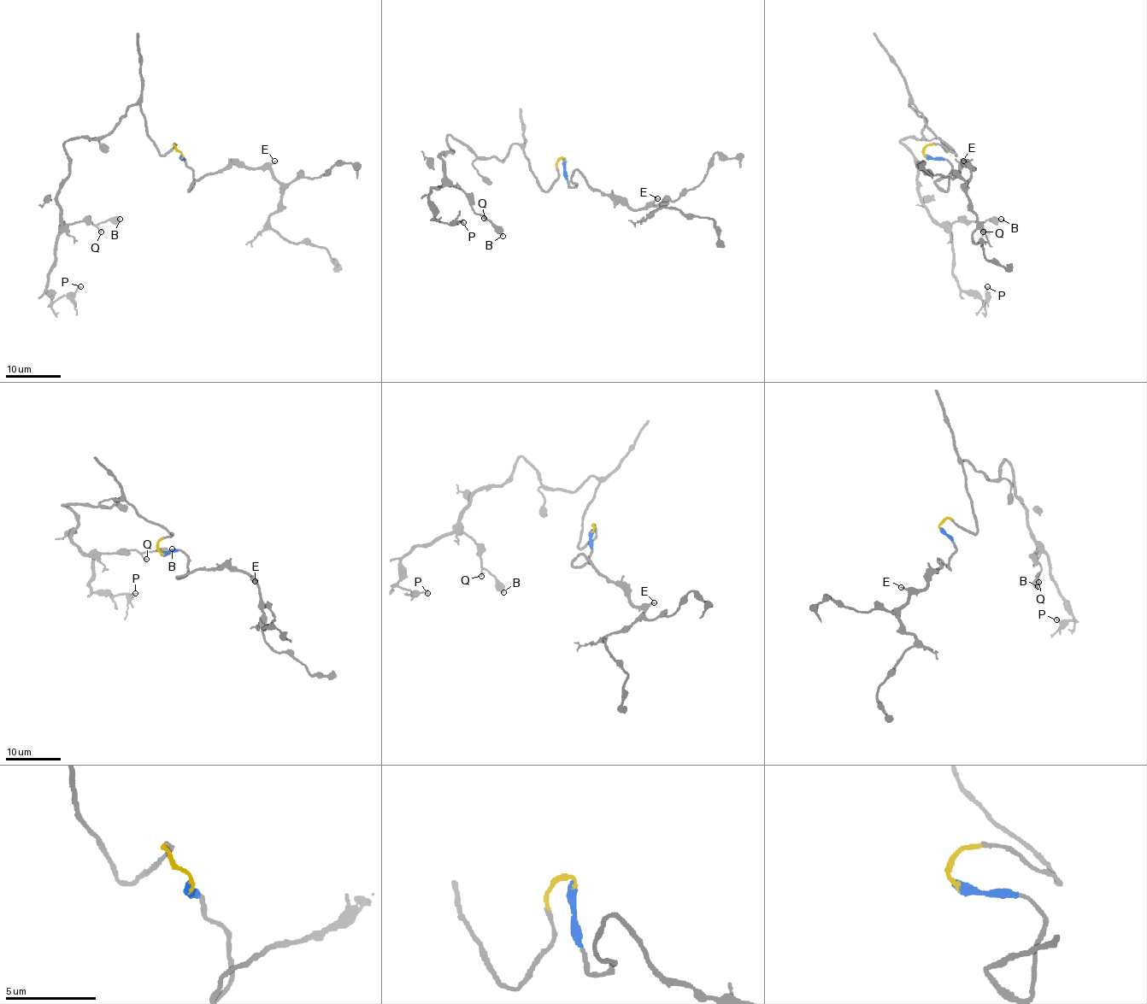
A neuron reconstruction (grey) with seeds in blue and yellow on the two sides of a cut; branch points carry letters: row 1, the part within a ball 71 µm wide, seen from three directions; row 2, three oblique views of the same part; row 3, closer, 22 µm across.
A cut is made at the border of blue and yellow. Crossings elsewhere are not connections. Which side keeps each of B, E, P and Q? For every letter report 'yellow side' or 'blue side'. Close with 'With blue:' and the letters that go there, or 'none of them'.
B: yellow side
E: blue side
P: yellow side
Q: yellow side
With blue: E

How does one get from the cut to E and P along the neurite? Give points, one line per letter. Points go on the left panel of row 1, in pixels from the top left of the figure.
E: (181, 156), (193, 175), (193, 186), (190, 190), (195, 181), (233, 163), (265, 167), (275, 161)
P: (181, 156), (175, 143), (161, 155), (138, 103), (100, 137), (67, 141), (46, 290), (54, 302), (80, 286)

